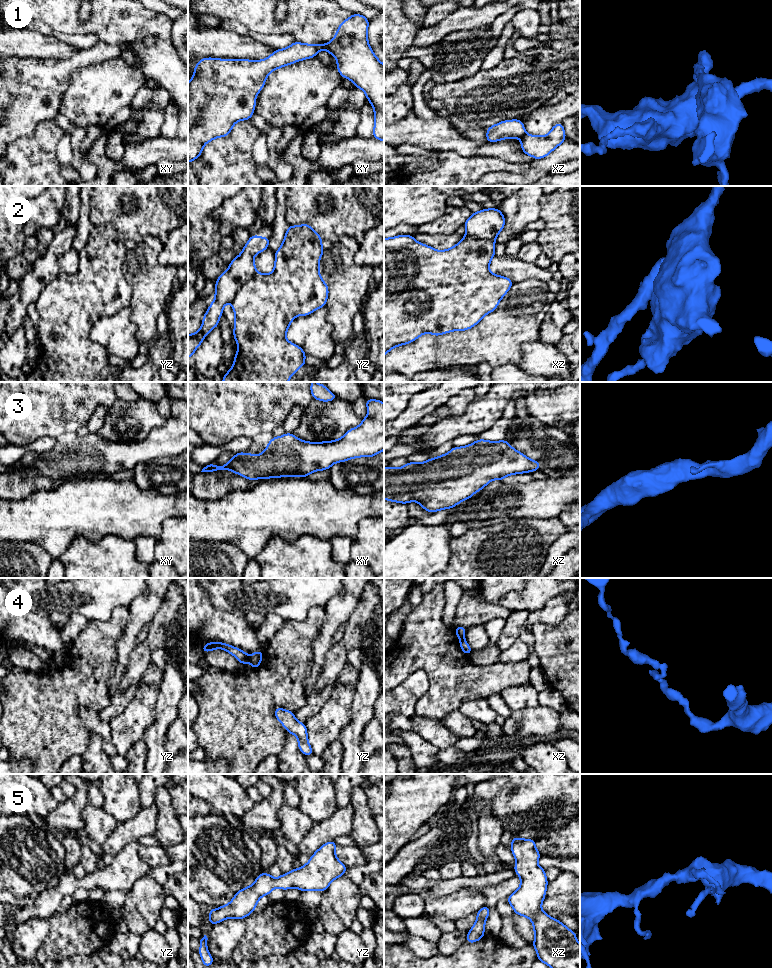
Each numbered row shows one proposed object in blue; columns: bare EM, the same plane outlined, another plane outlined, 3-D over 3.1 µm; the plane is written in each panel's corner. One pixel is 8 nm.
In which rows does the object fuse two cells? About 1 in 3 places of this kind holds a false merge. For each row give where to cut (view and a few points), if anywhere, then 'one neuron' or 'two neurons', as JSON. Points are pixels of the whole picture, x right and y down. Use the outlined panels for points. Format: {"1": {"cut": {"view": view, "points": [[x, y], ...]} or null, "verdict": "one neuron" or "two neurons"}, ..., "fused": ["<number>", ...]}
{"1": {"cut": {"view": "xy", "points": [[326, 44], [327, 49]]}, "verdict": "two neurons"}, "2": {"cut": null, "verdict": "one neuron"}, "3": {"cut": null, "verdict": "one neuron"}, "4": {"cut": {"view": "xz", "points": [[463, 638], [460, 640]]}, "verdict": "two neurons"}, "5": {"cut": null, "verdict": "one neuron"}, "fused": ["1", "4"]}

